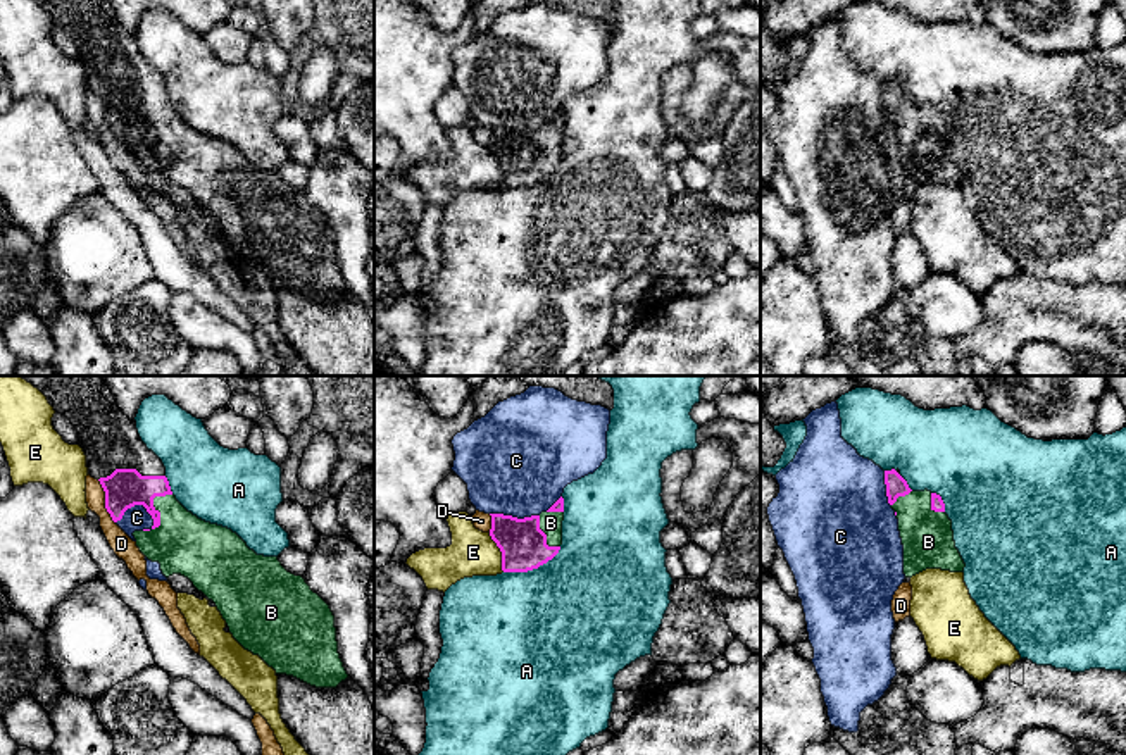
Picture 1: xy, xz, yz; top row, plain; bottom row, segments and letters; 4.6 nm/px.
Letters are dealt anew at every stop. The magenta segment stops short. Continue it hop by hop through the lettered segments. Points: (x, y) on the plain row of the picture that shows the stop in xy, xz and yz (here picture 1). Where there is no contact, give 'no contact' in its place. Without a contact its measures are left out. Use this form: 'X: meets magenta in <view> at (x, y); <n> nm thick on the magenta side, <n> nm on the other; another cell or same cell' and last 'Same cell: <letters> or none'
A: meets magenta in xz at (533, 181); 220 nm thick on the magenta side, 480 nm on the other; another cell
B: meets magenta in xy at (154, 121); 190 nm thick on the magenta side, 280 nm on the other; same cell
C: meets magenta in xy at (135, 118); 190 nm thick on the magenta side, 120 nm on the other; another cell
D: meets magenta in xy at (106, 116); 190 nm thick on the magenta side, 100 nm on the other; another cell
E: meets magenta in xz at (500, 164); 220 nm thick on the magenta side, 220 nm on the other; another cell
Same cell: B

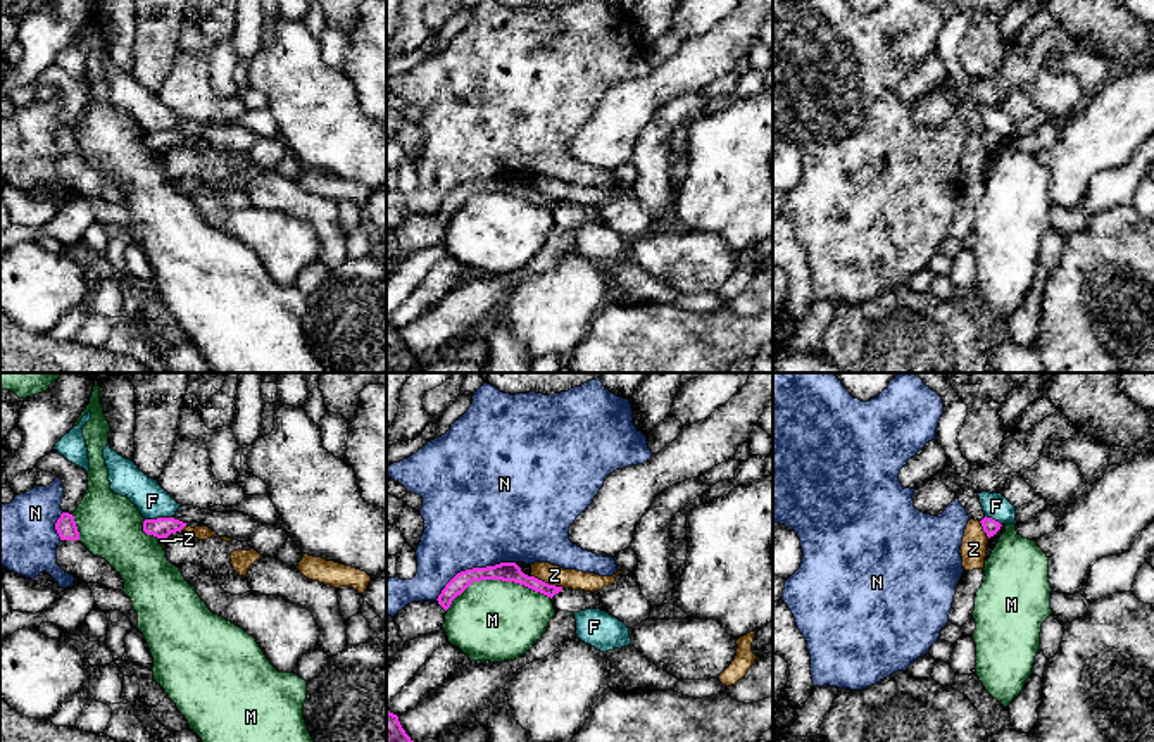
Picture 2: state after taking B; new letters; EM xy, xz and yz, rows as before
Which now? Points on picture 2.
F: meets magenta in xy at (157, 132); 100 nm thick on the magenta side, 160 nm on the other; another cell
M: meets magenta in xz at (497, 192); 100 nm thick on the magenta side, 380 nm on the other; another cell
N: meets magenta in xz at (473, 182); 100 nm thick on the magenta side, 480 nm on the other; another cell
Z: meets magenta in xz at (547, 197); 100 nm thick on the magenta side, 100 nm on the other; another cell
Same cell: none

